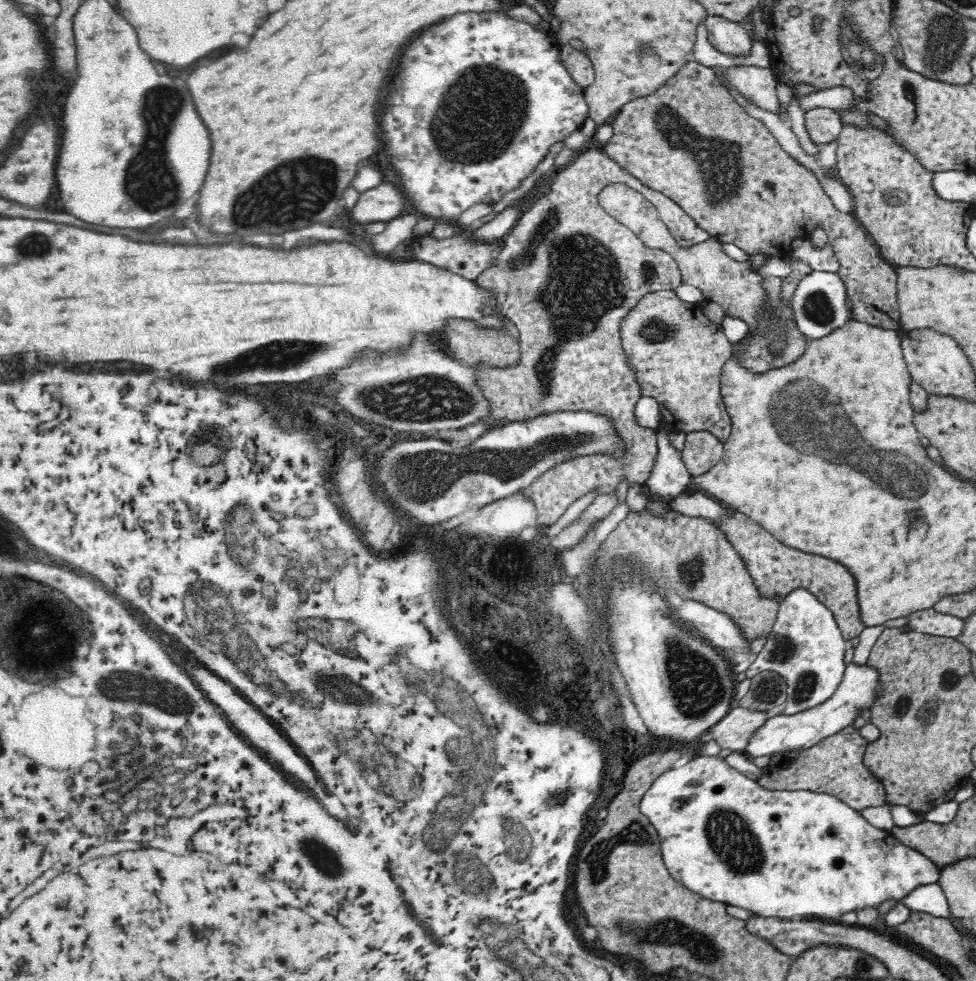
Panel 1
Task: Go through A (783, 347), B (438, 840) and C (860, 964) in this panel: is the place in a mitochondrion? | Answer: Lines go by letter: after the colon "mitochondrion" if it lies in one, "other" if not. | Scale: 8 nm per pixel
A: mitochondrion
B: mitochondrion
C: mitochondrion

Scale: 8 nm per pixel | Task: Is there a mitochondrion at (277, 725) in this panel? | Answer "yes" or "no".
no

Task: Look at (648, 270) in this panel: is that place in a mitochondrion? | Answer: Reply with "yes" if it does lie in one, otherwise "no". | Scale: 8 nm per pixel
yes

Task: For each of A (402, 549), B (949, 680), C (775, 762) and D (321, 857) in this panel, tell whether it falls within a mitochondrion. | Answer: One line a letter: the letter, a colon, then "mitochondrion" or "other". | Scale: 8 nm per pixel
A: other
B: mitochondrion
C: other
D: mitochondrion

